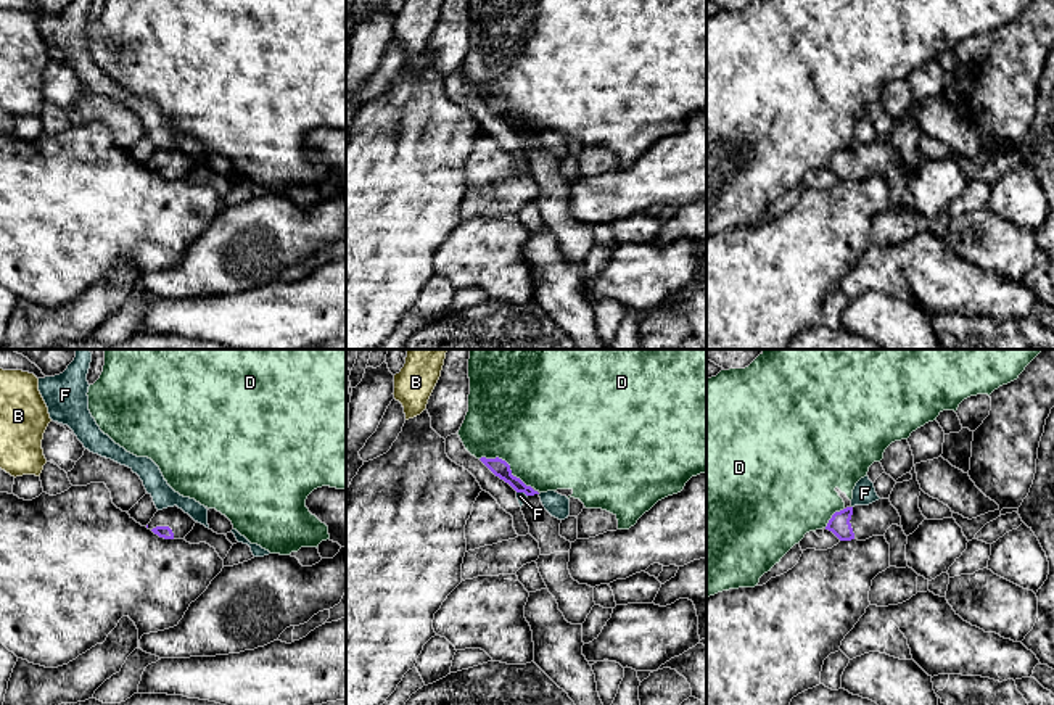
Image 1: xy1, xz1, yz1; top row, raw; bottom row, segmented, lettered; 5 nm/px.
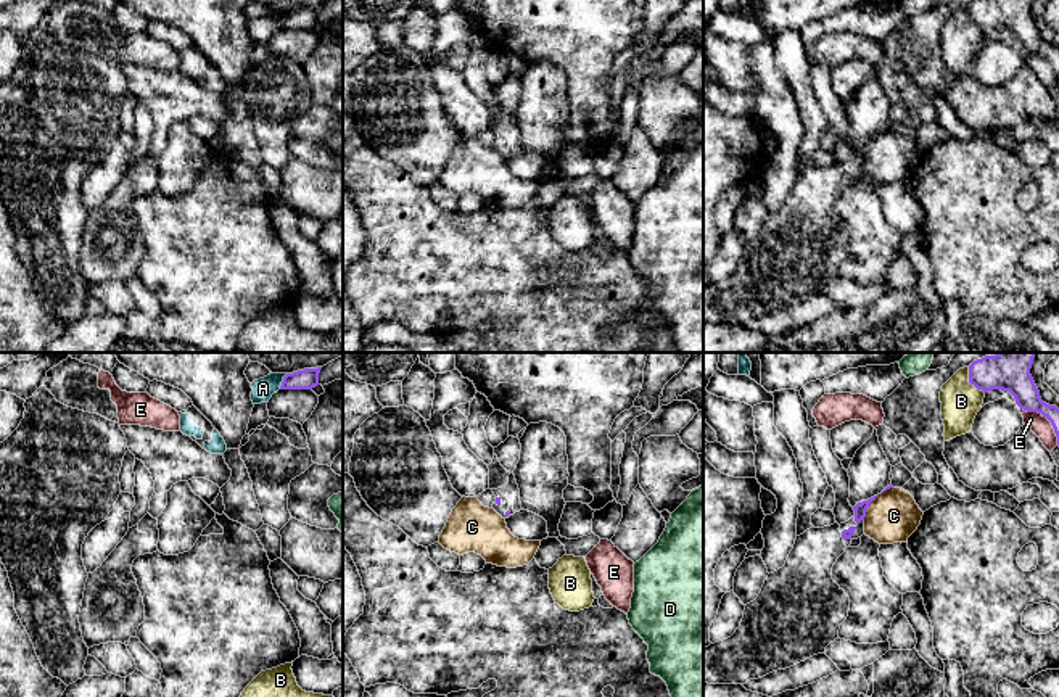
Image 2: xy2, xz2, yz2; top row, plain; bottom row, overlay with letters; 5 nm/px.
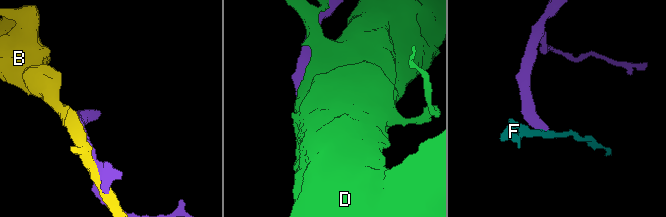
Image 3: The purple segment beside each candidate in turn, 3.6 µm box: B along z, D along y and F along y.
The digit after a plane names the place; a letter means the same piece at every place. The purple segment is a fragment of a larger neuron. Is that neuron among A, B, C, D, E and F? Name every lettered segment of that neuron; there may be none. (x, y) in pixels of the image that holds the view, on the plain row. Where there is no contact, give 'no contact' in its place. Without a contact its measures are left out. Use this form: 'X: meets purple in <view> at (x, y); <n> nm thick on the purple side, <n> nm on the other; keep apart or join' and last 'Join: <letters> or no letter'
A: meets purple in xy2 at (282, 21); 110 nm thick on the purple side, 110 nm on the other; keep apart
B: meets purple in yz2 at (969, 21); 160 nm thick on the purple side, 200 nm on the other; keep apart
C: meets purple in yz2 at (873, 139); 70 nm thick on the purple side, 260 nm on the other; keep apart
D: meets purple in xz1 at (509, 105); 90 nm thick on the purple side, 500 nm on the other; keep apart
E: meets purple in yz2 at (1045, 55); 160 nm thick on the purple side, 100 nm on the other; keep apart
F: meets purple in xz1 at (522, 131); 90 nm thick on the purple side, 50 nm on the other; keep apart
Join: no letter

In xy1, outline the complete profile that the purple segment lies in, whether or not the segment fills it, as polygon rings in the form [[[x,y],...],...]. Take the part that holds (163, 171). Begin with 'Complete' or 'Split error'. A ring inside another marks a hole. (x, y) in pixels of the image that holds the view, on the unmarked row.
Split error. [[[177,145],[158,150],[148,169],[164,179],[185,179],[193,169],[195,159]]]

